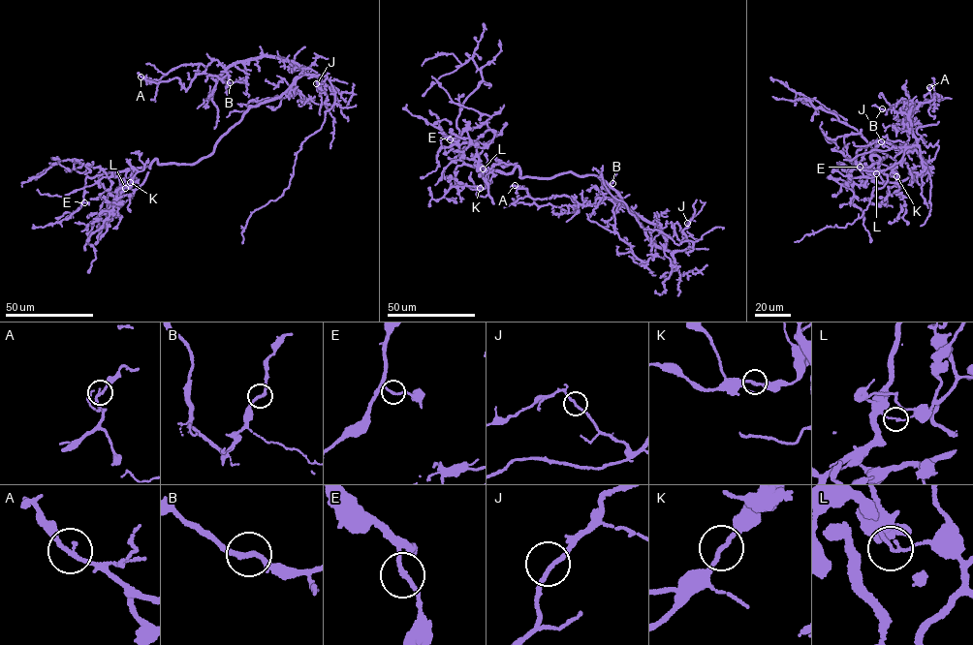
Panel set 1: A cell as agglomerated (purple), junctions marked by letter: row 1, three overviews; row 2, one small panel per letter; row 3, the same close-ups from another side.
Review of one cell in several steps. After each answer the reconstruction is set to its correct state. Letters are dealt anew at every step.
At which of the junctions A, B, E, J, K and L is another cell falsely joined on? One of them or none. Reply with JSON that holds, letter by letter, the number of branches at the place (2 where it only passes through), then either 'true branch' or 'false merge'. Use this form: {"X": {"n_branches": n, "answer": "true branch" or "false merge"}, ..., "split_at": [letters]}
{"A": {"n_branches": 2, "answer": "true branch"}, "B": {"n_branches": 2, "answer": "true branch"}, "E": {"n_branches": 2, "answer": "true branch"}, "J": {"n_branches": 2, "answer": "true branch"}, "K": {"n_branches": 2, "answer": "true branch"}, "L": {"n_branches": 2, "answer": "false merge"}, "split_at": ["L"]}

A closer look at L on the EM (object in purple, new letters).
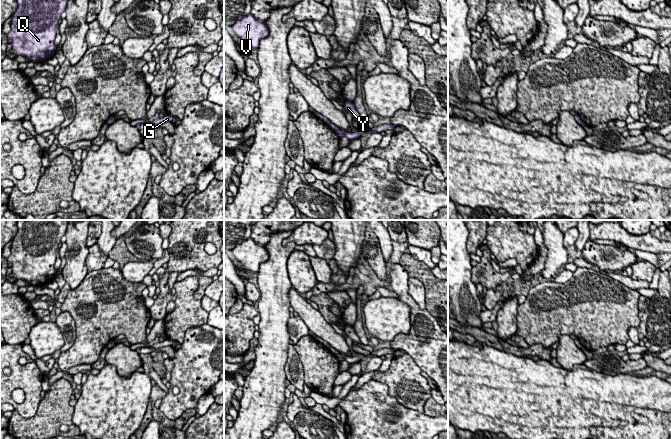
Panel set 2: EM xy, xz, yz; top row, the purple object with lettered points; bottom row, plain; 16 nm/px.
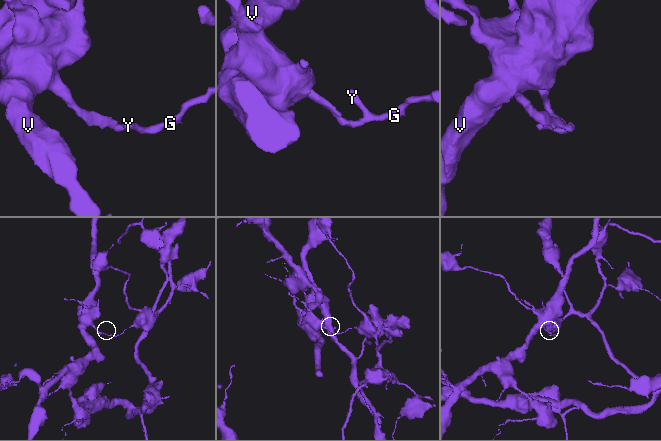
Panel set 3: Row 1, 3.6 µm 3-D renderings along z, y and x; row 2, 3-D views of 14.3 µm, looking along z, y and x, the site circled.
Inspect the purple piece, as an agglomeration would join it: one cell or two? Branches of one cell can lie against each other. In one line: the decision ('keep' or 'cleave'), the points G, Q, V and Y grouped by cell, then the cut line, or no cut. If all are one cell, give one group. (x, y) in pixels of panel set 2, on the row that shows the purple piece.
cleave; groups G Y / Q V; cut xz (337, 127), (333, 129)

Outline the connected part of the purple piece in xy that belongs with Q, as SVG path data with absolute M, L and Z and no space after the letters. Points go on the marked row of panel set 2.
M17 0L18 8L12 16L11 30L7 34L12 40L13 54L24 55L34 63L54 56L56 26L67 2L68 0Z

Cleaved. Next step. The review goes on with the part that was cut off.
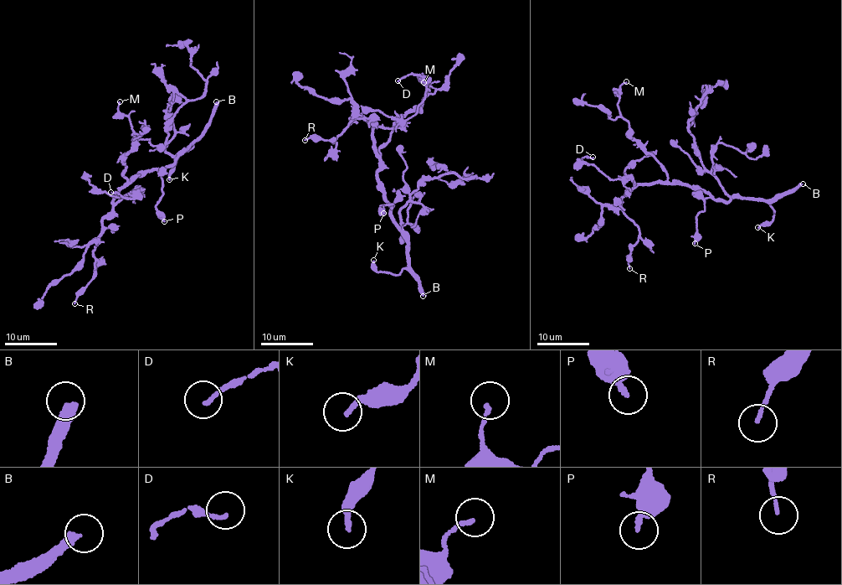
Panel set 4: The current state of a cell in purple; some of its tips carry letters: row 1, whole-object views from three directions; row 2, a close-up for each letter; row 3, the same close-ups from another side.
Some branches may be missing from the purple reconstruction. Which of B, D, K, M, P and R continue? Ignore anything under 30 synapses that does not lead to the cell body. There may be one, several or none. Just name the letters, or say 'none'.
B, K

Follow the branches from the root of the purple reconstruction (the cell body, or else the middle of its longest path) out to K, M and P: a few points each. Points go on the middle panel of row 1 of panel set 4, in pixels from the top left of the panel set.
K: (386, 201), (390, 207), (391, 219), (405, 235), (408, 265), (397, 275), (393, 275), (378, 272), (373, 260)
M: (386, 201), (377, 177), (379, 149), (397, 122), (422, 105), (430, 86), (423, 78), (423, 82)
P: (386, 201), (390, 205), (394, 204), (391, 208), (392, 204), (382, 205), (379, 208), (383, 213)

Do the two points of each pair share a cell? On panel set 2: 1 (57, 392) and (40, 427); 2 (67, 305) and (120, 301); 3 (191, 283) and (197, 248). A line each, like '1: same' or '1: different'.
1: same
2: same
3: different

